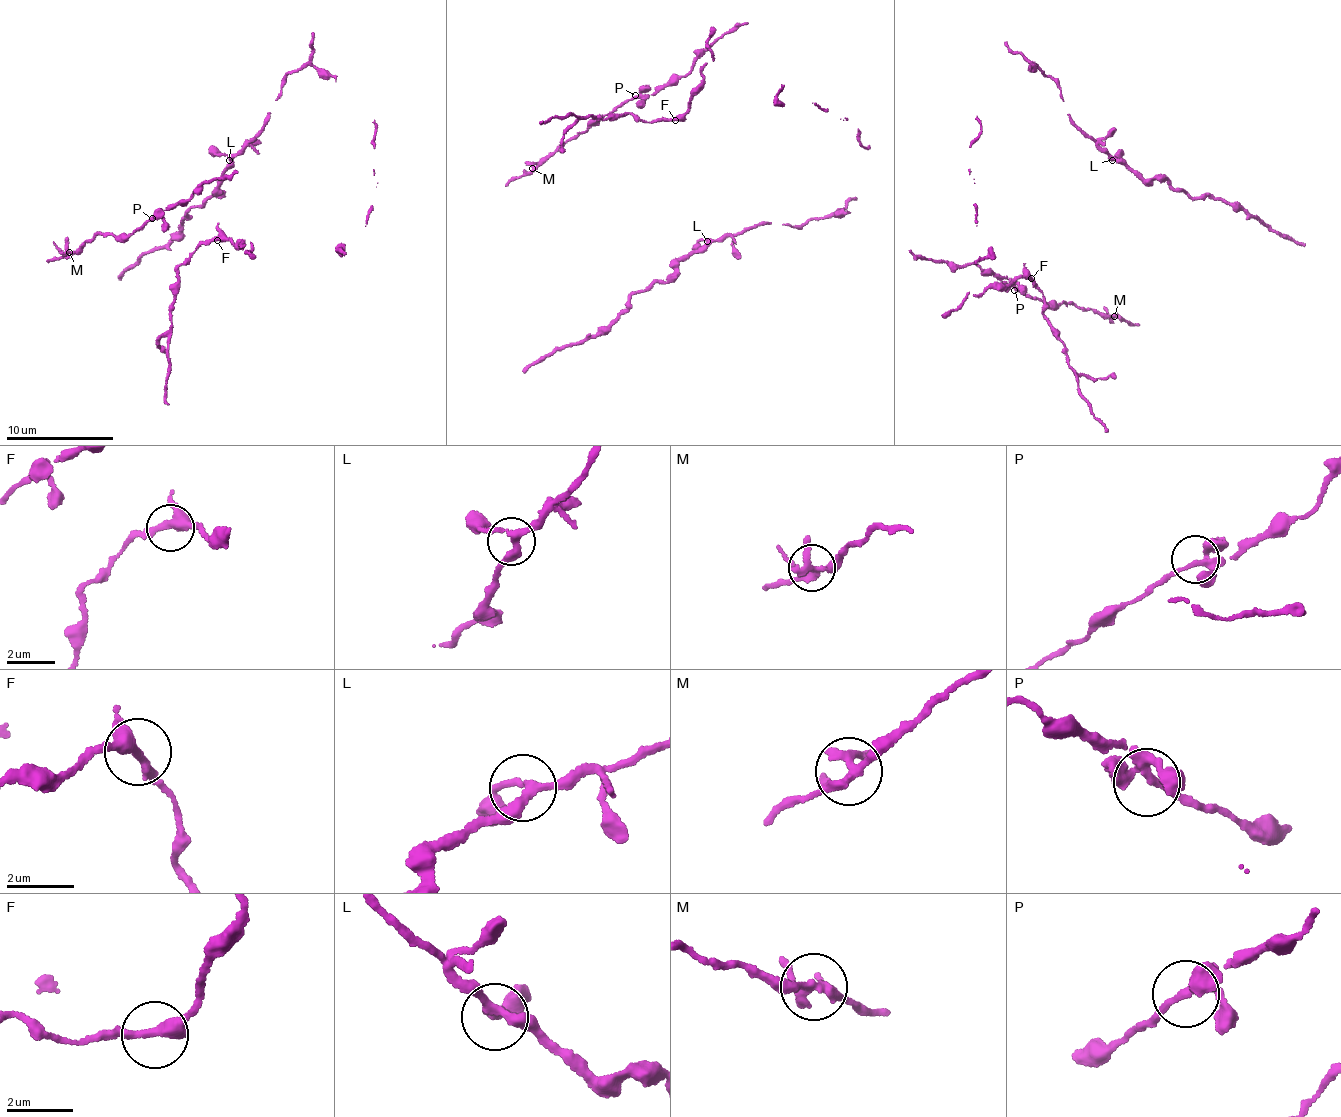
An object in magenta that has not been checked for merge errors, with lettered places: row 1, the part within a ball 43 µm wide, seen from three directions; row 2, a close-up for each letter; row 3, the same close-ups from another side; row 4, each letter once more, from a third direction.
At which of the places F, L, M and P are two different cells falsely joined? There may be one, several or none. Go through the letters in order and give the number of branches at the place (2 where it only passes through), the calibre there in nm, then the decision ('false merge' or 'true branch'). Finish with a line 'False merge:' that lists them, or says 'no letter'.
F: 3 branches meet; 320 nm thick; true branch
L: 3 branches meet; 240 nm thick; true branch
M: 4 branches meet; 240 nm thick; true branch
P: 4 branches meet; 240 nm thick; true branch
False merge: no letter

